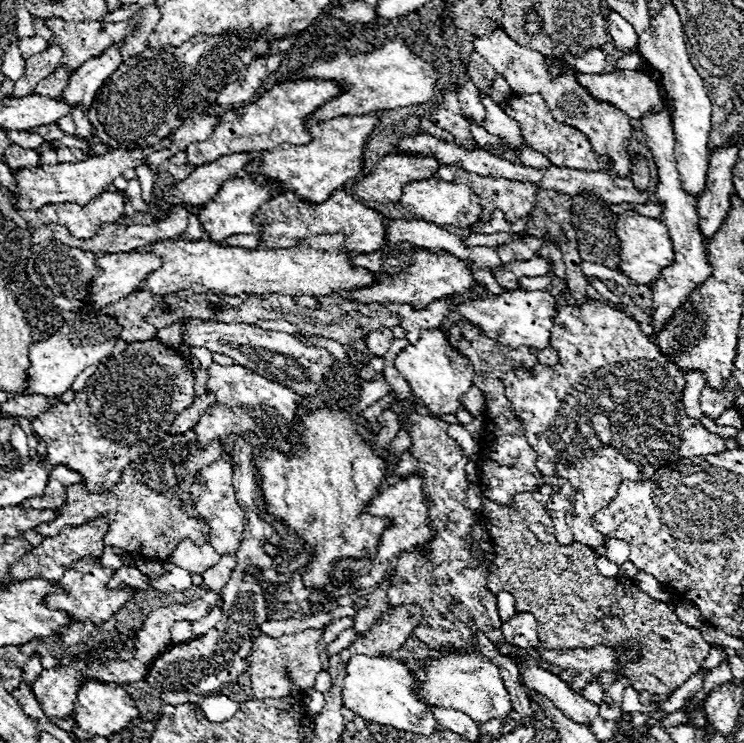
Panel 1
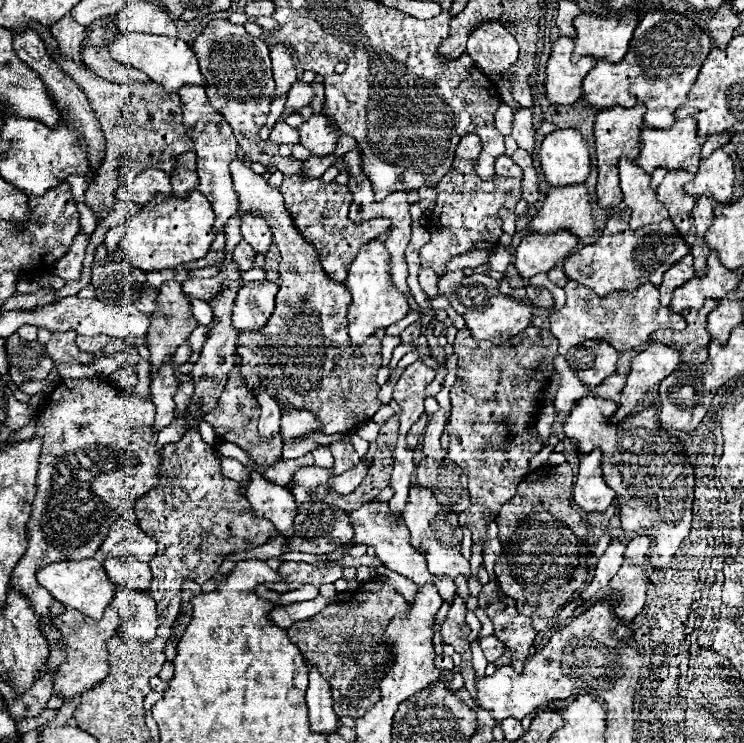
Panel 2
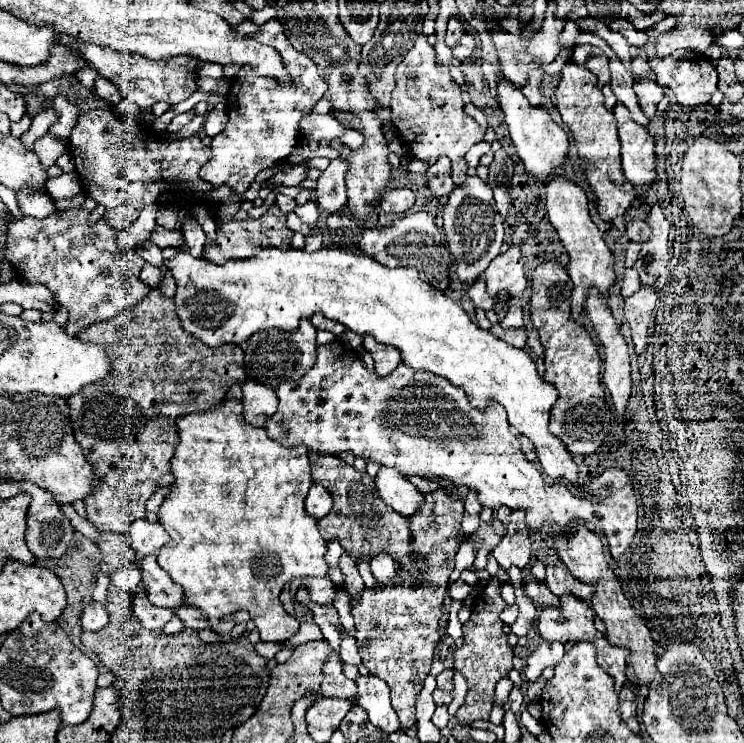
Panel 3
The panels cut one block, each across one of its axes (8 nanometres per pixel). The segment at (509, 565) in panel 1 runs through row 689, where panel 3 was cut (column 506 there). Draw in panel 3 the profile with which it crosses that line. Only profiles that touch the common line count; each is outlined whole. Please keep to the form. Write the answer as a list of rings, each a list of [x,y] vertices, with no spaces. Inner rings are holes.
[[[492,580],[484,588],[478,590],[474,604],[472,604],[472,616],[464,624],[464,644],[454,652],[454,668],[460,670],[468,680],[468,694],[460,710],[456,712],[456,718],[460,724],[468,726],[474,720],[488,720],[490,710],[494,706],[494,688],[500,678],[508,676],[512,670],[512,646],[508,646],[508,636],[504,634],[504,622],[500,620],[500,612],[504,612],[508,604],[500,596],[500,582]]]

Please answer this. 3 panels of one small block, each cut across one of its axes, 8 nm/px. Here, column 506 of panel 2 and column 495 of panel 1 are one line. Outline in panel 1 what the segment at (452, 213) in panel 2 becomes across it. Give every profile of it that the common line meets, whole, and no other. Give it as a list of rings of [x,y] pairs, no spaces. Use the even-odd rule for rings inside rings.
[[[458,170],[454,176],[454,182],[470,186],[478,198],[482,200],[482,220],[490,220],[494,210],[502,210],[508,222],[520,220],[528,216],[534,208],[534,196],[538,192],[538,186],[534,184],[520,184],[512,180],[502,178],[488,178],[478,176],[474,172]]]

